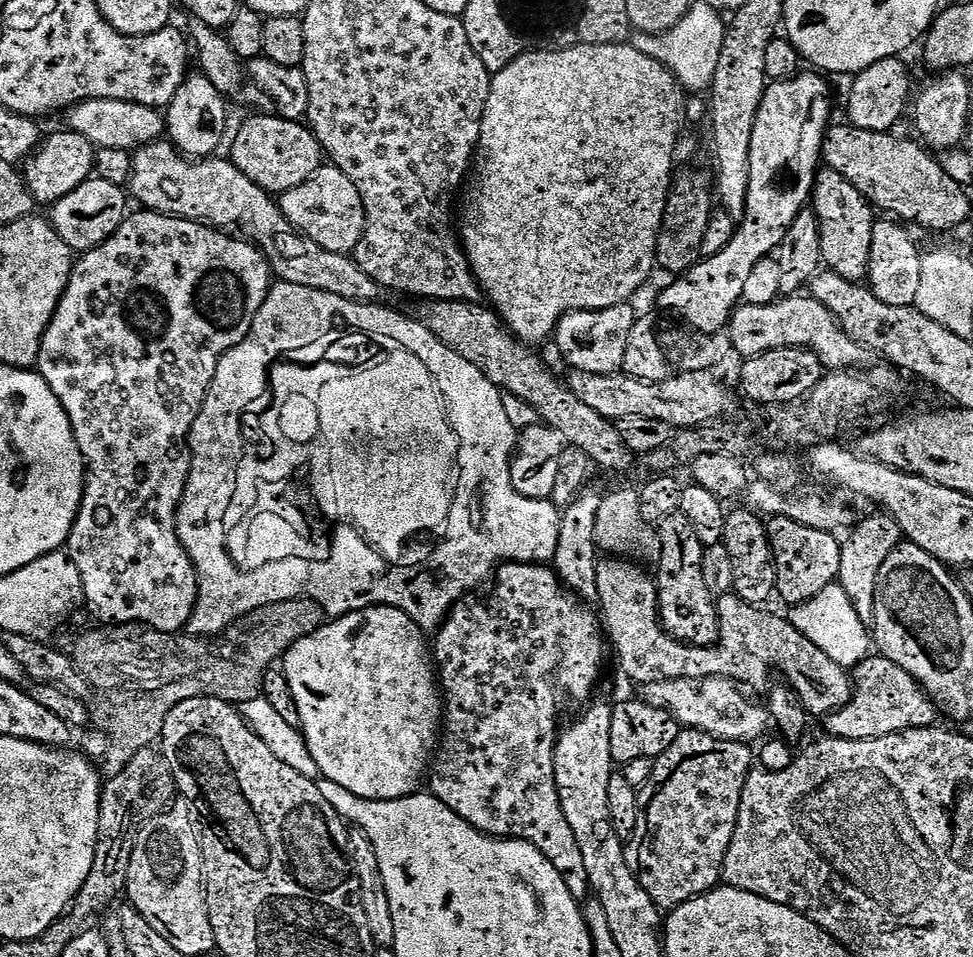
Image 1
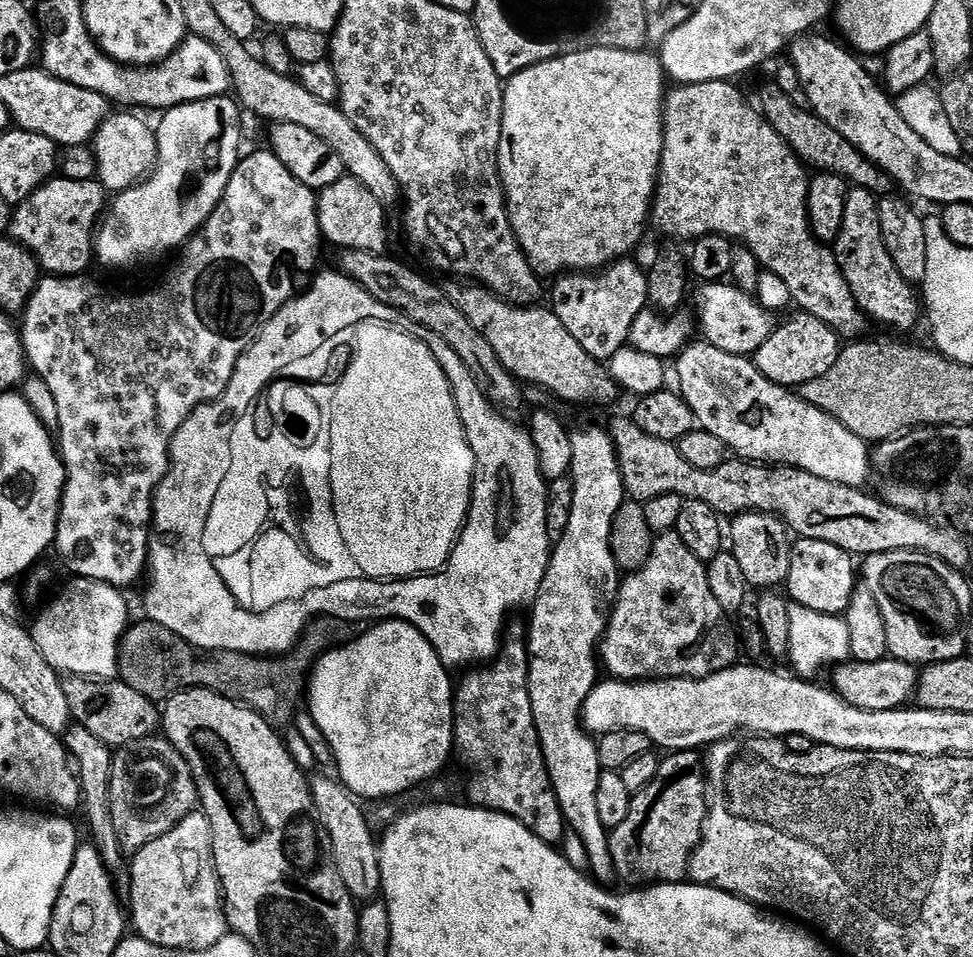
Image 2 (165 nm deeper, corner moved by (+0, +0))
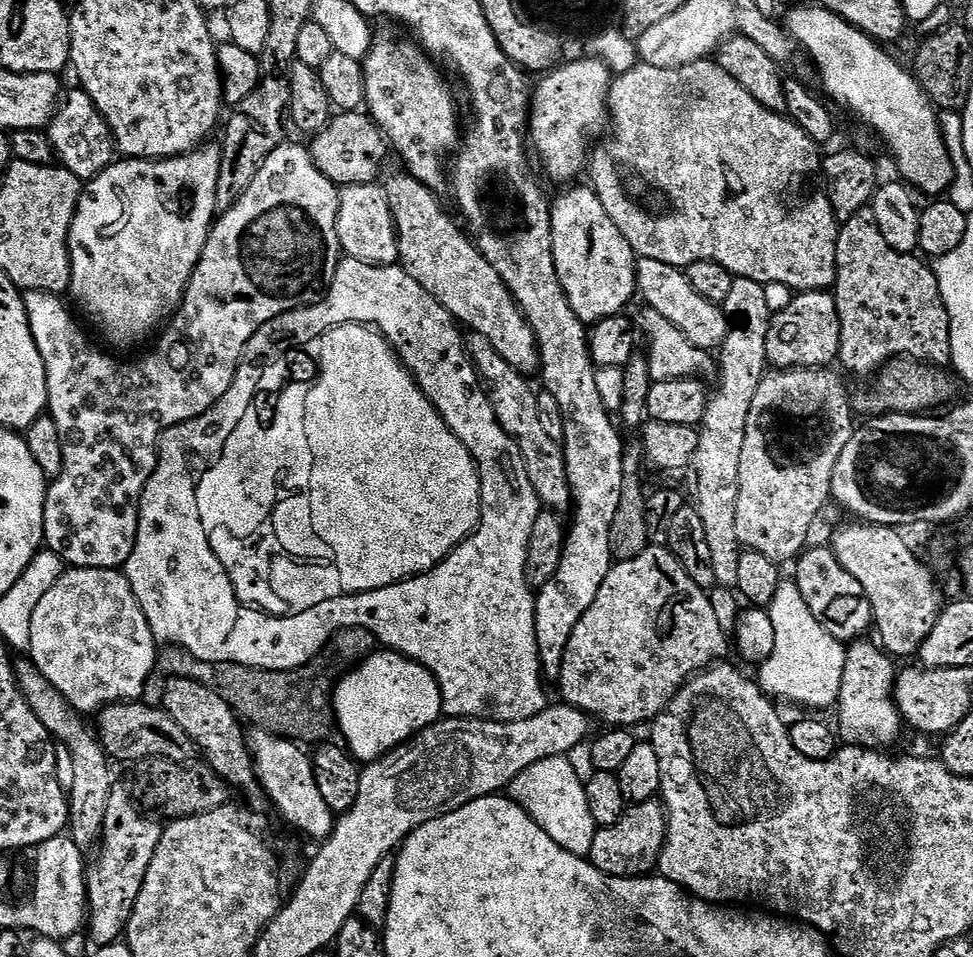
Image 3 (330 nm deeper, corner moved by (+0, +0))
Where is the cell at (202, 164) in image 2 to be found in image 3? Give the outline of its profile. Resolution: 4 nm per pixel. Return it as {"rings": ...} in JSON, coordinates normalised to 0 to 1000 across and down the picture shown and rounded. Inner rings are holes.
{"rings":[[[218,149],[173,167],[123,165],[85,193],[70,246],[74,279],[72,309],[78,312],[77,321],[82,321],[95,333],[96,341],[116,359],[116,365],[146,358],[180,327],[189,311],[223,225],[226,150]]]}

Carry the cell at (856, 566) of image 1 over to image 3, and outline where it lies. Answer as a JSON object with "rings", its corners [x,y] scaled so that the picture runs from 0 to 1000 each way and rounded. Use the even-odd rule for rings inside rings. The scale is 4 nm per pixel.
{"rings":[[[892,668],[877,669],[867,679],[869,696],[865,696],[865,717],[861,732],[861,769],[872,780],[913,784],[916,777],[924,775],[925,764],[931,761],[919,726],[923,694],[899,668]]]}

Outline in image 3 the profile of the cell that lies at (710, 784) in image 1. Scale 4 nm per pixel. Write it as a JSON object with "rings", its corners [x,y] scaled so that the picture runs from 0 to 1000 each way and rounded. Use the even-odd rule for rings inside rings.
{"rings":[[[677,835],[651,840],[631,863],[614,864],[606,898],[625,915],[664,915],[677,904],[686,874],[687,851]]]}

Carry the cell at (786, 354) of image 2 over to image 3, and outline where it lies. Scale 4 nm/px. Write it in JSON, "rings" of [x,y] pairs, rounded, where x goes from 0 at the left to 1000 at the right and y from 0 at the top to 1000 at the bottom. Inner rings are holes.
{"rings":[[[854,304],[815,308],[812,320],[794,329],[791,349],[787,349],[787,374],[794,386],[850,385],[860,379],[862,370],[861,320]]]}

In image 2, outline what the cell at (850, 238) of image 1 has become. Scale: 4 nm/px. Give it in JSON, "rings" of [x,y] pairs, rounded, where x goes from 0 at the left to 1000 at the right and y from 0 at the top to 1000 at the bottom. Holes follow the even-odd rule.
{"rings":[[[873,195],[865,240],[861,240],[861,249],[857,252],[859,273],[882,320],[893,335],[900,338],[901,334],[913,343],[933,347],[945,334],[947,338],[948,313],[942,302],[931,290],[927,290],[927,286],[923,286],[919,272],[911,261],[902,228],[903,218],[901,202],[889,196]]]}

